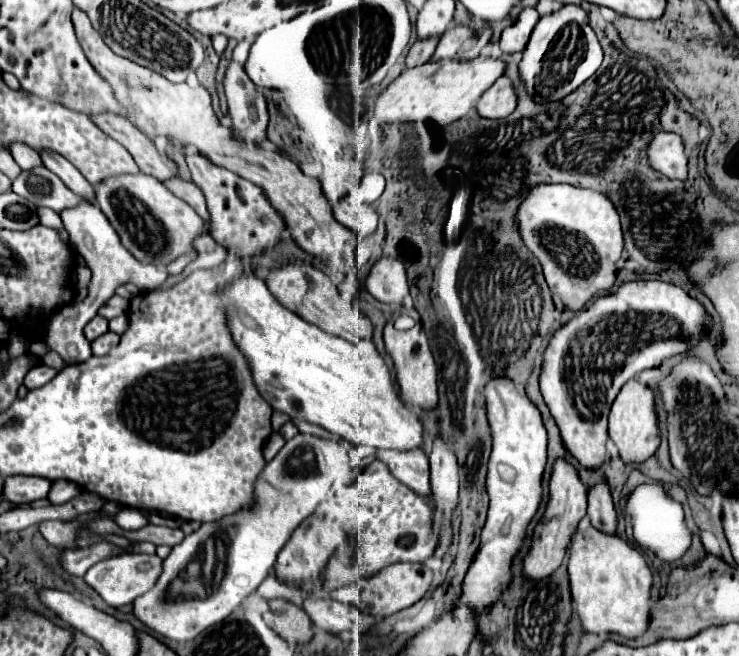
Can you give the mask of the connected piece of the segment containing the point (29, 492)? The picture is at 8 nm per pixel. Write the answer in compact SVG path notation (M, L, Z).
M8 476L4 480L4 498L12 504L34 502L48 496L52 482L36 476Z

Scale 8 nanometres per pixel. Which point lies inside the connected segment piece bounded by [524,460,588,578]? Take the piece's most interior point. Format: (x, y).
(568, 502)

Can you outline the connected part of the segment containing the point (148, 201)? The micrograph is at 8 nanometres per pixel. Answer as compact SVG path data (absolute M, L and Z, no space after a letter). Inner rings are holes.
M114 176L96 186L96 200L100 210L114 226L124 248L136 256L142 264L168 266L176 258L192 252L192 242L206 232L206 222L188 206L184 200L176 198L164 184L152 176Z

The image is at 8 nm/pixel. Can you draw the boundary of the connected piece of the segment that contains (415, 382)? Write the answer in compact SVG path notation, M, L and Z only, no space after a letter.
M394 318L388 320L386 328L384 328L384 342L386 342L386 350L394 360L396 366L396 380L400 384L402 394L406 396L406 400L410 400L418 410L426 410L426 408L434 408L438 404L438 390L436 390L436 362L432 358L430 346L428 346L428 338L422 330L420 324L416 324L410 330L396 330L394 328Z

